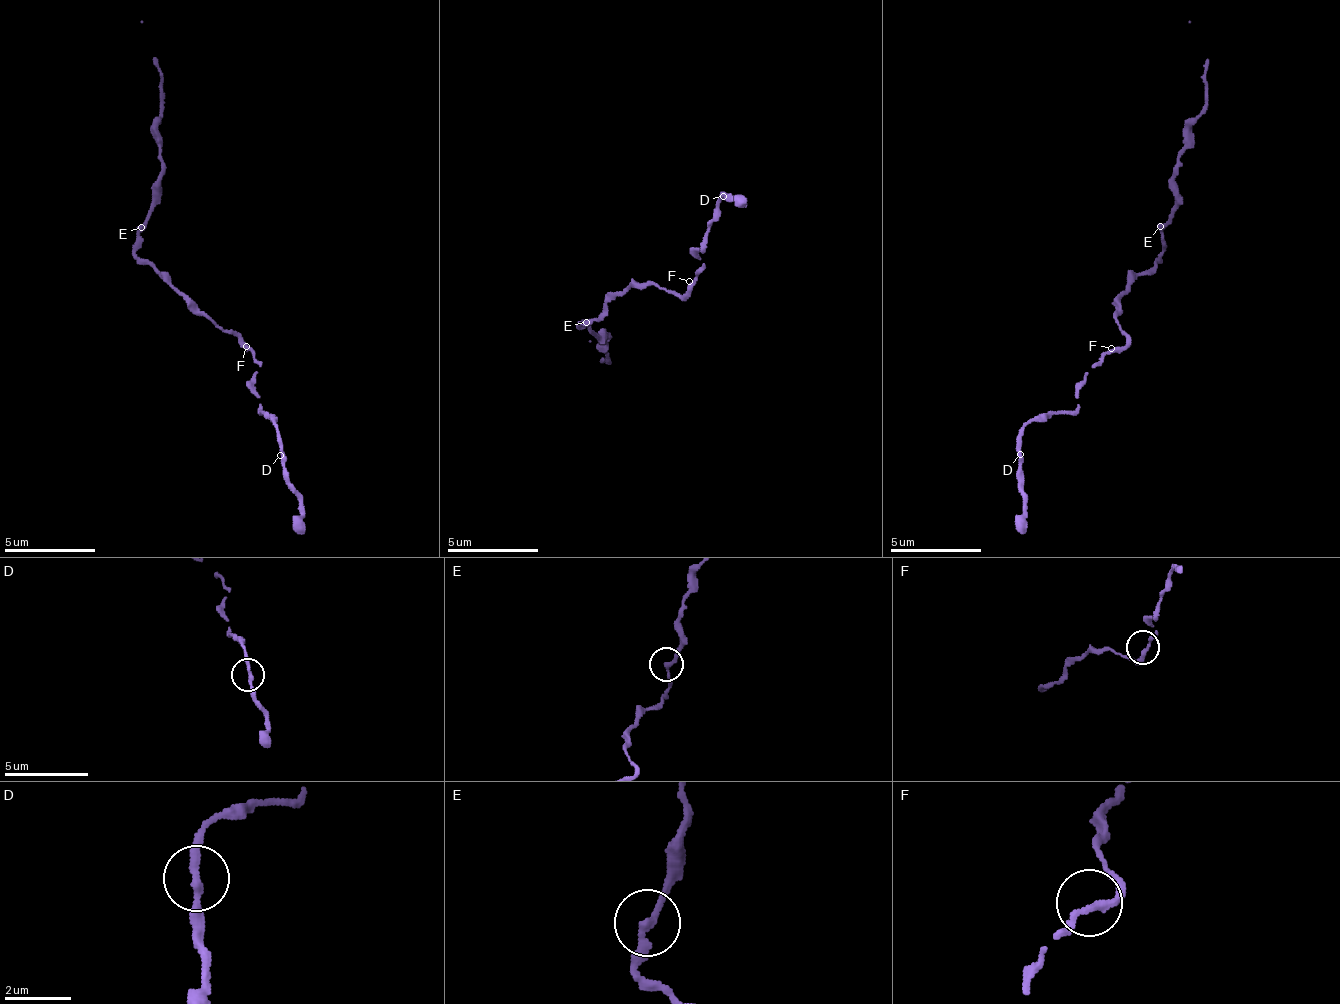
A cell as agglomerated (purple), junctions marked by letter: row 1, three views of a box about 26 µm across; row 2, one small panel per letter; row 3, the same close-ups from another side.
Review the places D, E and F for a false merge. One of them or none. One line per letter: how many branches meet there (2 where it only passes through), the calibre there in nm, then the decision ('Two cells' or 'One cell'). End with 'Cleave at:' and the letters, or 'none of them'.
D: Branches: 2. Thickness 220 nm. One cell
E: Branches: 2. Thickness 200 nm. One cell
F: Branches: 2. Thickness 200 nm. One cell
Cleave at: none of them

